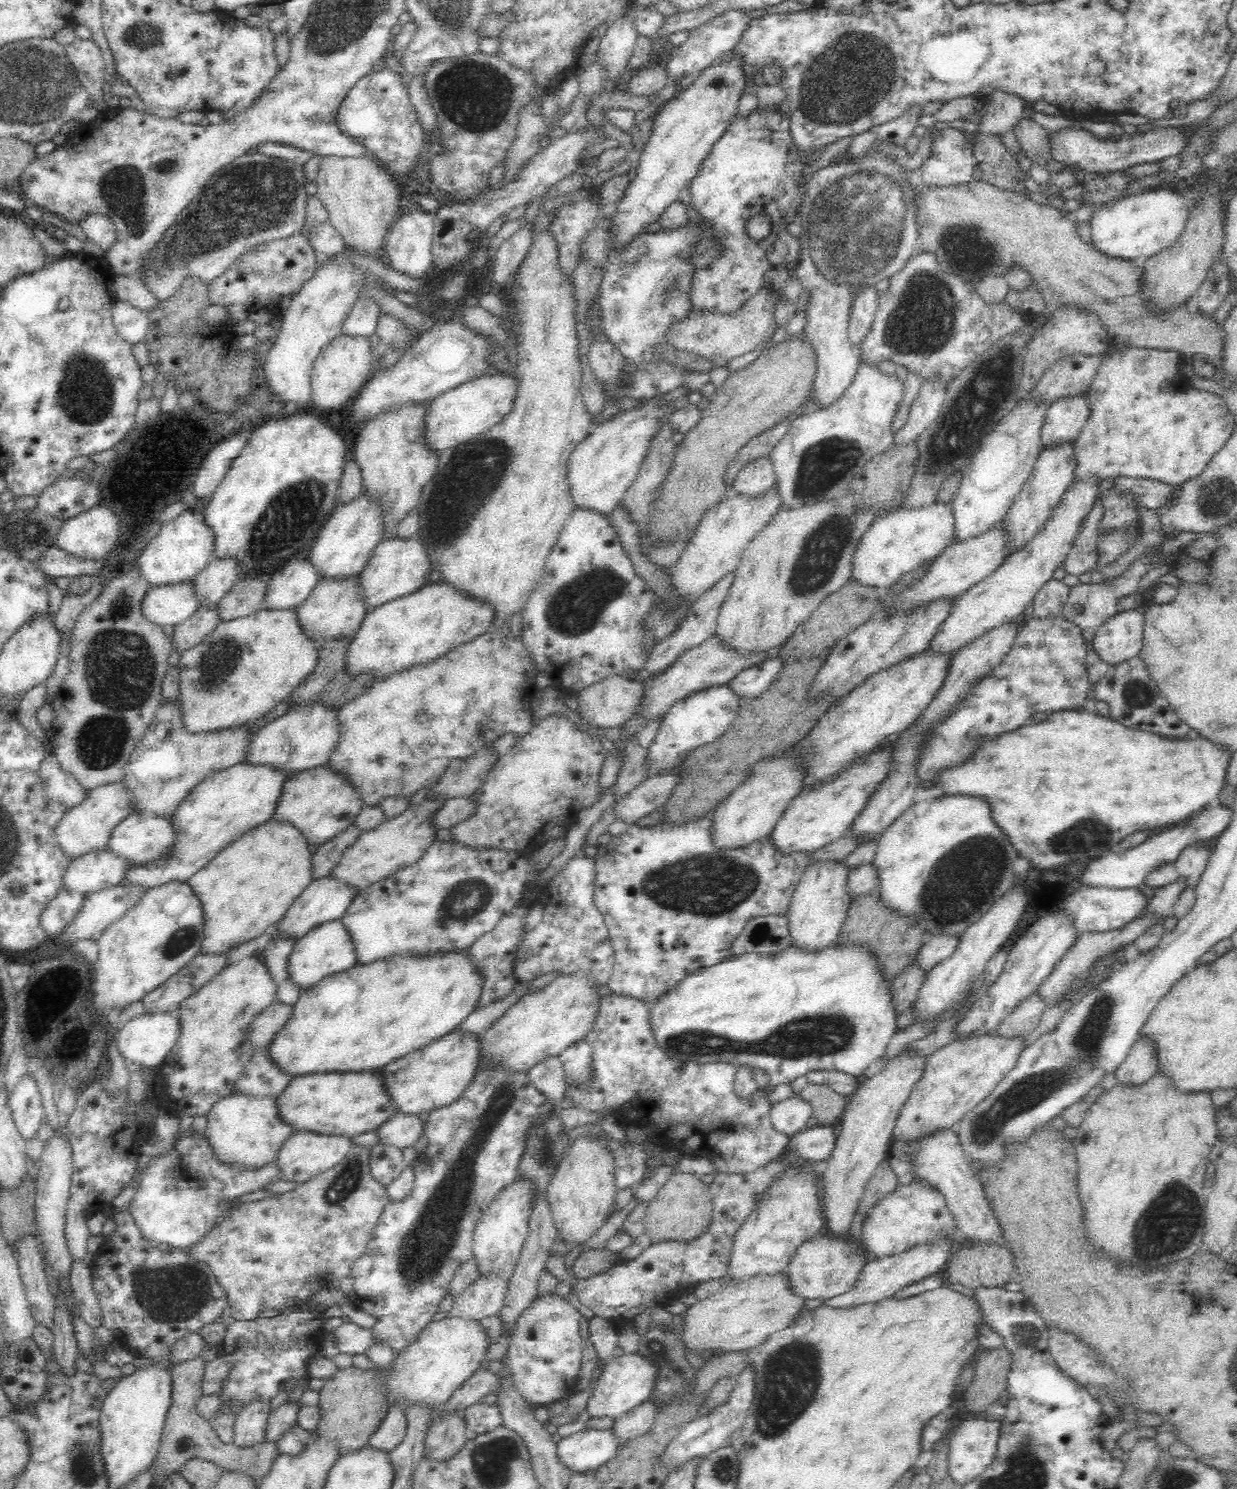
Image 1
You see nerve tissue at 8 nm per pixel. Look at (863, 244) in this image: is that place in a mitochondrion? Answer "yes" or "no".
yes

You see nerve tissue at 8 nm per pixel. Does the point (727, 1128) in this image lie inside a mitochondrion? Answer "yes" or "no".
no

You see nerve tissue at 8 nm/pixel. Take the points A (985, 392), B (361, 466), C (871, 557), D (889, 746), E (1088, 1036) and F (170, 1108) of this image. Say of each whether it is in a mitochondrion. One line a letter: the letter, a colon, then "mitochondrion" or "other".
A: mitochondrion
B: other
C: other
D: other
E: mitochondrion
F: other

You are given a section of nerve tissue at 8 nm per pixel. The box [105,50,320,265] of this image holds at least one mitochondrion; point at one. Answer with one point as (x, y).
(165, 167)

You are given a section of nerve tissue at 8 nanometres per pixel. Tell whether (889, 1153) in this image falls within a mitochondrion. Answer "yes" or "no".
no

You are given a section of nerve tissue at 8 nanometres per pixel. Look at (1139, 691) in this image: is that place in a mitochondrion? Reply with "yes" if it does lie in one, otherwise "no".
yes

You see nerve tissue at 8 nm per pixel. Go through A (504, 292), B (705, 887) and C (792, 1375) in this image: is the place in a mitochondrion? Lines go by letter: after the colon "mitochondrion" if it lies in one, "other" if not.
A: other
B: mitochondrion
C: mitochondrion

